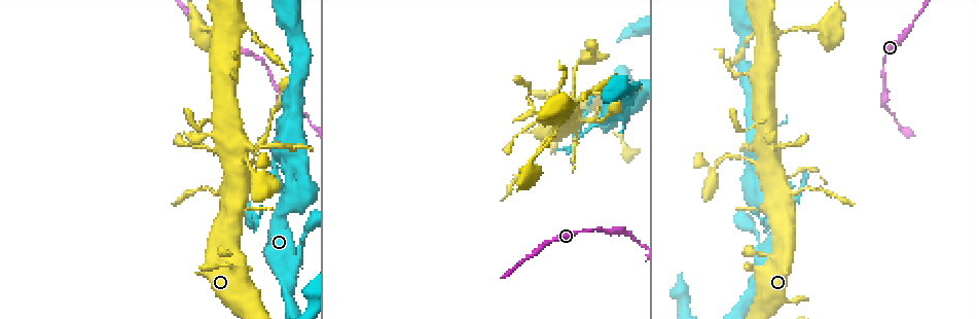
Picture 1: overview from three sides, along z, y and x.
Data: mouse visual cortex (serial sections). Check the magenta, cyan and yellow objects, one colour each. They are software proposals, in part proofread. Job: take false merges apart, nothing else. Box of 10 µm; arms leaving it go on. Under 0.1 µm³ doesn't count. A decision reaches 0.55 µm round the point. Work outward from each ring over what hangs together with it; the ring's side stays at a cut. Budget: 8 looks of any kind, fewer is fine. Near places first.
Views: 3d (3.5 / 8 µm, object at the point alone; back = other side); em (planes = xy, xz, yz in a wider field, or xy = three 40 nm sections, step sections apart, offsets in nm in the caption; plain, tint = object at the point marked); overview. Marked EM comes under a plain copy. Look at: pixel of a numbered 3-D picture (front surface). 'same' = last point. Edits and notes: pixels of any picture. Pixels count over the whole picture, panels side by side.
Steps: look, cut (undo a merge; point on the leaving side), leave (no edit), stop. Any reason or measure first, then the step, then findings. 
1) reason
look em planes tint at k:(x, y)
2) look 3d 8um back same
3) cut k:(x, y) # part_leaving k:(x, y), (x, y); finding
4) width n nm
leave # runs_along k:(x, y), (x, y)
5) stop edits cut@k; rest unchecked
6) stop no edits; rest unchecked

narrows sharply
look 3d 3.5um at 1:(267, 66)

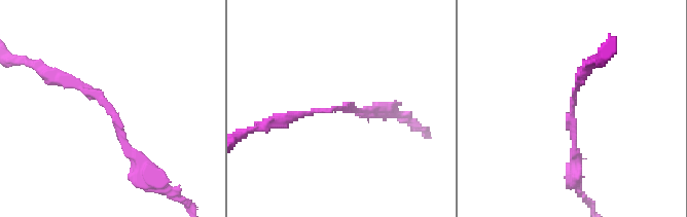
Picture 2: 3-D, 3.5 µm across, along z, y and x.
now the EM
look em planes tint at 2:(107, 110)

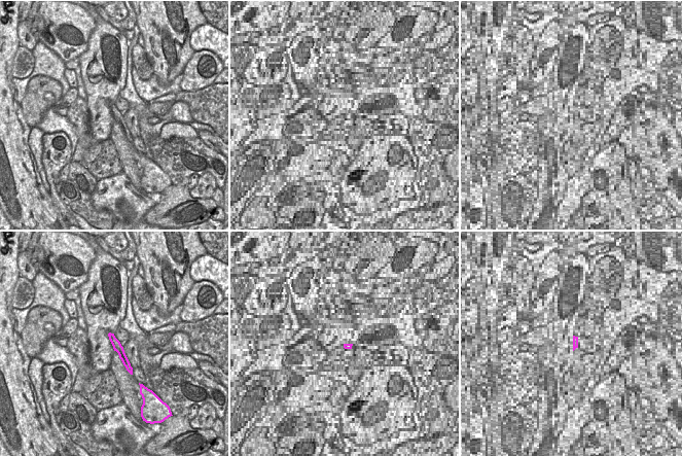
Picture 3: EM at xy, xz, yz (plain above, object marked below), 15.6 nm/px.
leave # runs_along 2:(279, 119), (342, 106), (373, 111); continuous, no second cell

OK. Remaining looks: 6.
sharp bend
look 3d 8um at 1:(579, 136)

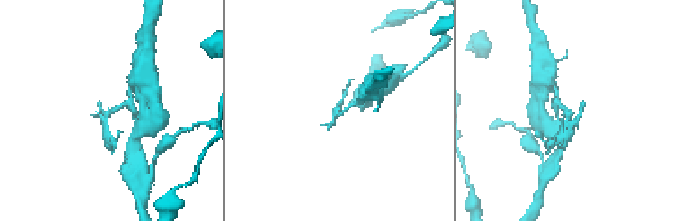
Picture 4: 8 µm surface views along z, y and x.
closer look
look 3d 3.5um same

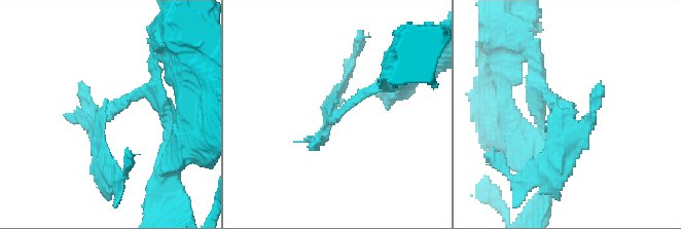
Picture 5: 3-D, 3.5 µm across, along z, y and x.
leave # runs_along 5:(540, 94), (567, 116), (537, 170); one cell here

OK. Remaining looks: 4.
calibre changes
look 3d 3.5um at 1:(250, 169)

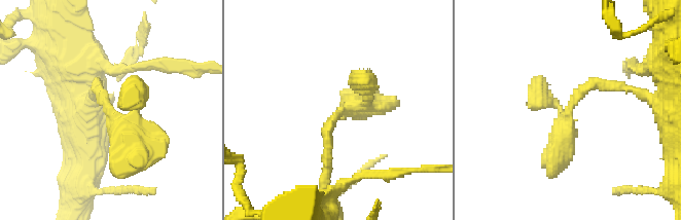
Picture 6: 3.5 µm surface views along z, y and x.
look em xy step 3 tint at 6:(341, 112)

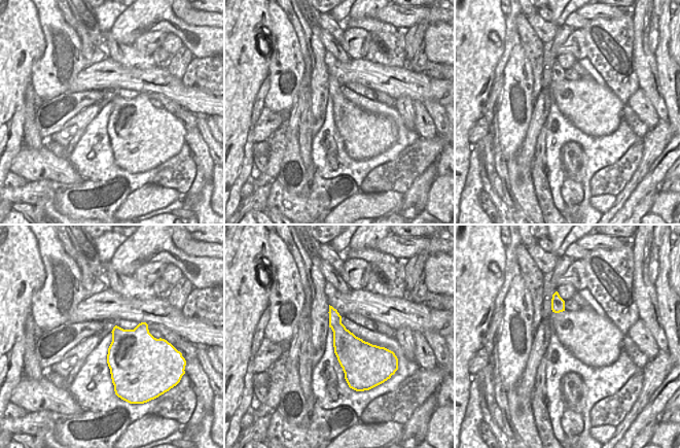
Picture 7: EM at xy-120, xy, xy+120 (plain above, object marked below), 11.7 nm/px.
leave # one cell here

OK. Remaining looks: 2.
stop no edits; rest unchecked

